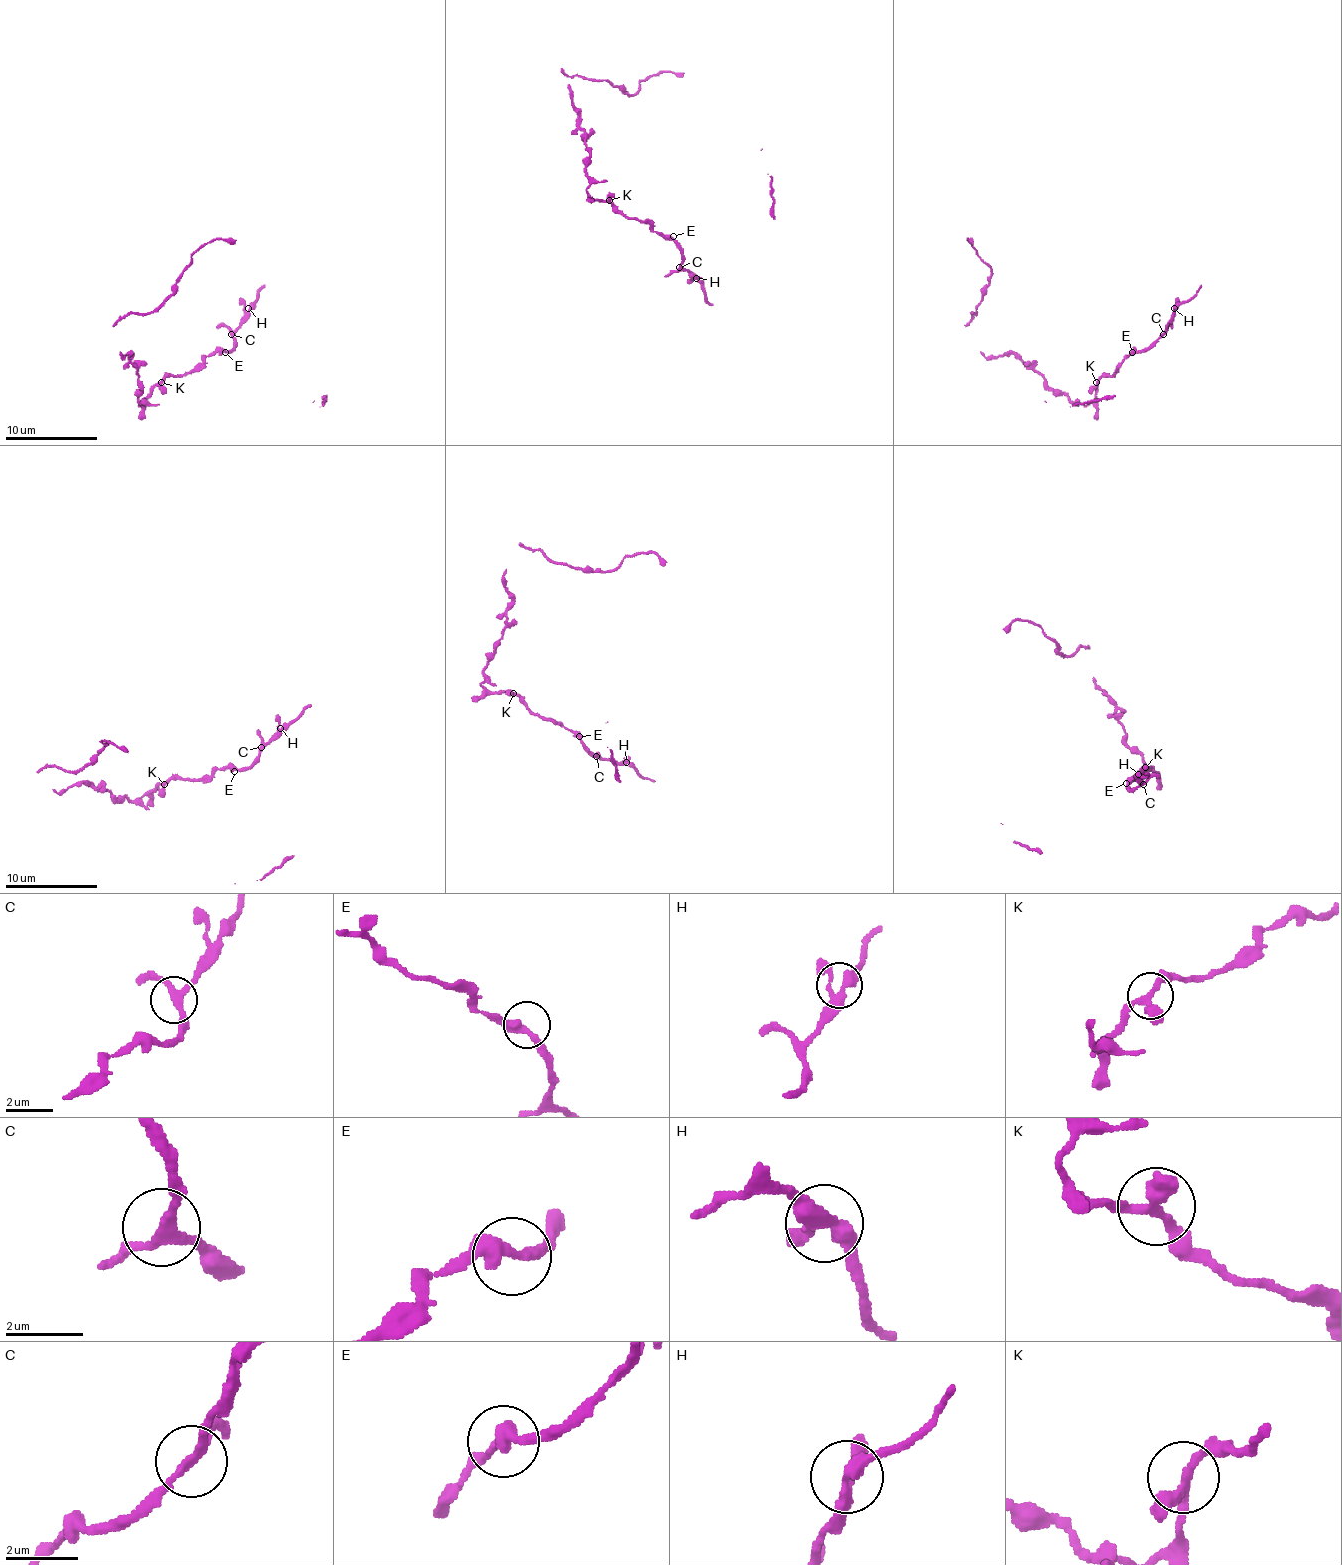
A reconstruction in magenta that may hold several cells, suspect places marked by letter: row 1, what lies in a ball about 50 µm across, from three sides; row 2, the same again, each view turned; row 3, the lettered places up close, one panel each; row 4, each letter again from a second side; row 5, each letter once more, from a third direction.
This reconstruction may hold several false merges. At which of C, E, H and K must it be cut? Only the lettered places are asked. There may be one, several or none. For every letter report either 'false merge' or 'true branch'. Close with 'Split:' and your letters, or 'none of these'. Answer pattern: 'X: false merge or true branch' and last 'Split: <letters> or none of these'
C: true branch
E: true branch
H: true branch
K: true branch
Split: none of these

